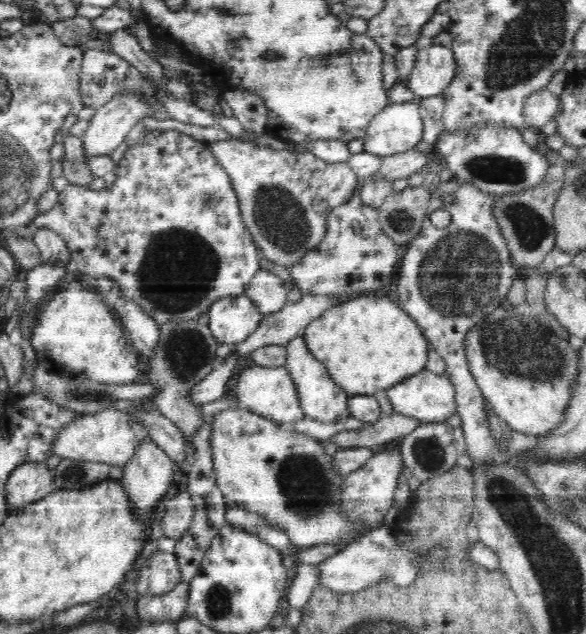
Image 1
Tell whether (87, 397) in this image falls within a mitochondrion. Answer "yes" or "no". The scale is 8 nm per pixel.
yes

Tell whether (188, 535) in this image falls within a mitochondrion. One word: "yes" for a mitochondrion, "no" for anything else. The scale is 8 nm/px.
no

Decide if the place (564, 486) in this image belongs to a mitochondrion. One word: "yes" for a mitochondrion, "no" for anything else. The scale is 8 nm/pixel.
yes

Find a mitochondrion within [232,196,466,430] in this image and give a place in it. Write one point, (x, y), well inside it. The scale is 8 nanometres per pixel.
(401, 221)

